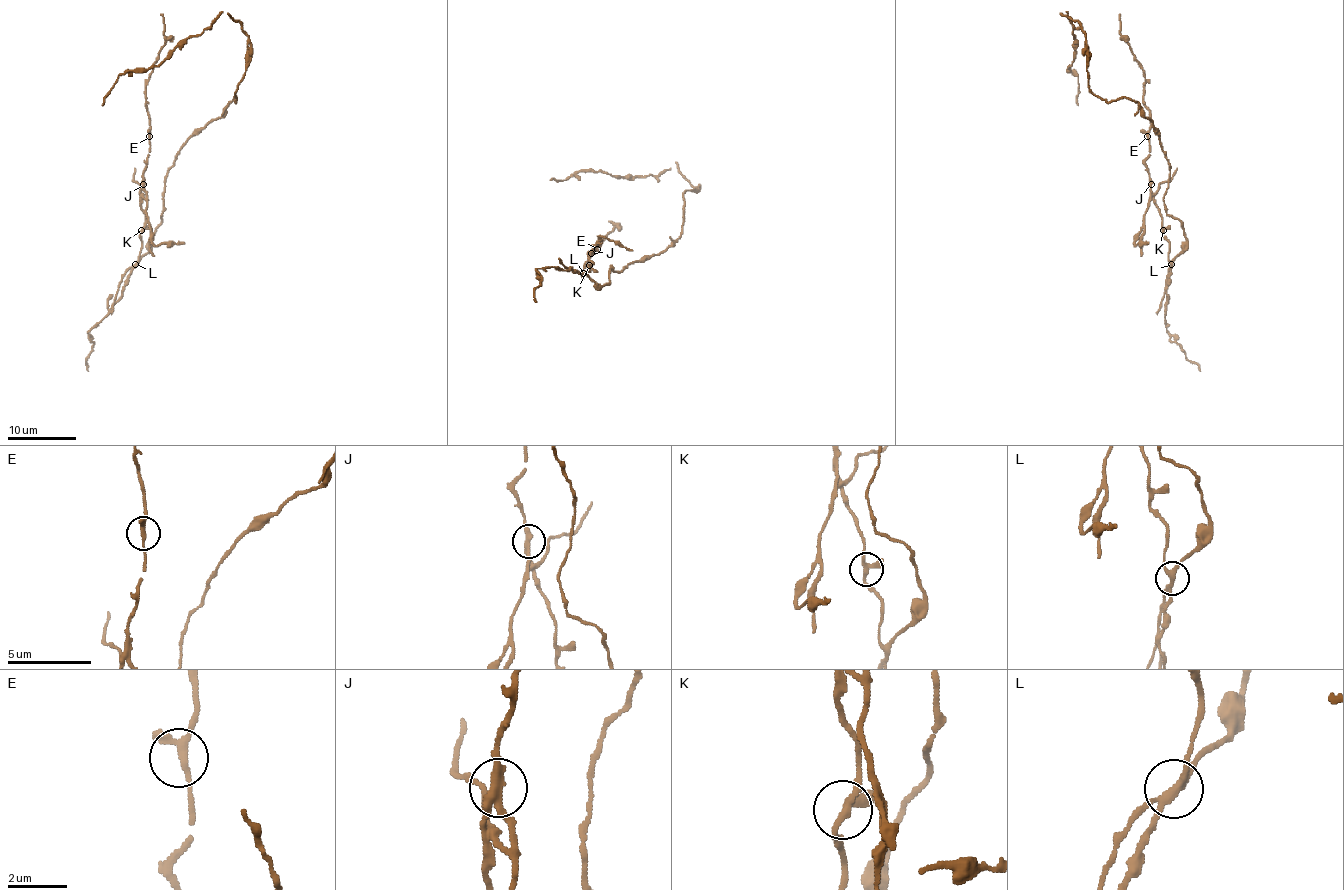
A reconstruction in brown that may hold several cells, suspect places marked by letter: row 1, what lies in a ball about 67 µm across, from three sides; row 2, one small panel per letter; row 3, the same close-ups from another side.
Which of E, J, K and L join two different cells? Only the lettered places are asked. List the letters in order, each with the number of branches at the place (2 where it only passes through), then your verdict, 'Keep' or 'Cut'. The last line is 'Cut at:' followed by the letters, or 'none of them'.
E: Branches: 3. Keep
J: Branches: 3. Cut
K: Branches: 3. Keep
L: Branches: 4. Cut
Cut at: J, L

